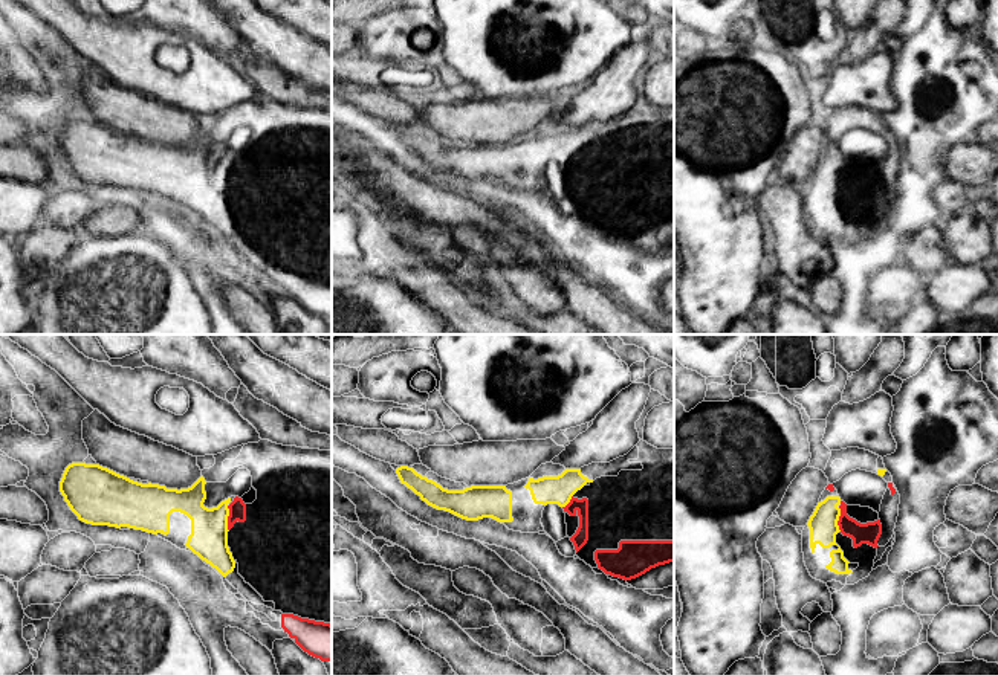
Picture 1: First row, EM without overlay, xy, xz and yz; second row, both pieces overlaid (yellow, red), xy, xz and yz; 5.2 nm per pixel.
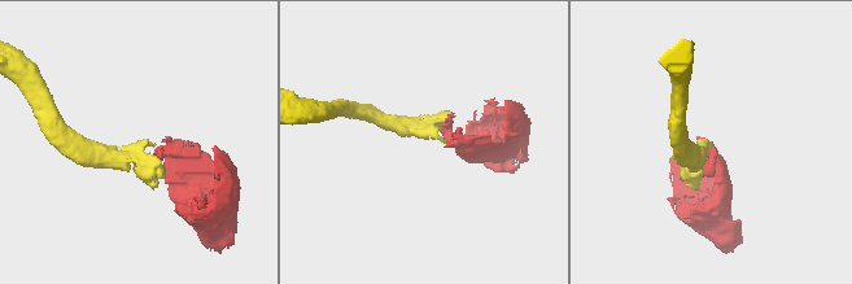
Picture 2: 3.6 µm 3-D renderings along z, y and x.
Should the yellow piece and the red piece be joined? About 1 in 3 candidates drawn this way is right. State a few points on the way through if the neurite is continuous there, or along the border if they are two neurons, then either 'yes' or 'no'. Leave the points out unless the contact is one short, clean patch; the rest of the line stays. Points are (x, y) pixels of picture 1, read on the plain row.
across xy (208, 197), (226, 176), (237, 167) | yes

